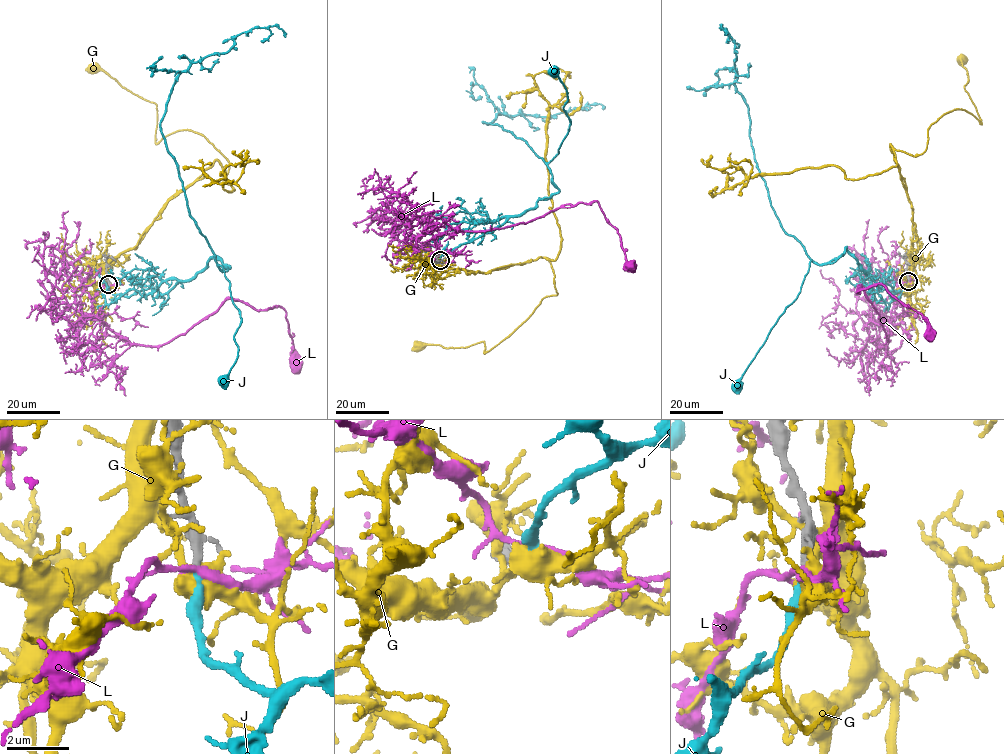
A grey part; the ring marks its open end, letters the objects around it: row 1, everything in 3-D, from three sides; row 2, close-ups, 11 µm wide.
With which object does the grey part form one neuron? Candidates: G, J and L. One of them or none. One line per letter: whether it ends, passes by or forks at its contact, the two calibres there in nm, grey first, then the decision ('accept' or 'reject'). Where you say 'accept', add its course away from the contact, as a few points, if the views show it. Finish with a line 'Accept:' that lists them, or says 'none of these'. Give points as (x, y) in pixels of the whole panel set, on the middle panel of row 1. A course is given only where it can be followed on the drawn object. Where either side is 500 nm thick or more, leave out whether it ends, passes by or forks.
G: it forks; calibres 240 and 440 nm; reject
J: it ends; calibres 240 and 260 nm; accept; course (439, 260), (559, 191), (547, 163), (570, 125), (563, 109), (568, 93), (553, 71)
L: it passes by; calibres 240 and 200 nm; reject
Accept: J

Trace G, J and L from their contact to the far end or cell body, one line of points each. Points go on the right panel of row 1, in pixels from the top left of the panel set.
G: (908, 281), (912, 208), (890, 144), (921, 155), (927, 129), (953, 110), (981, 123), (964, 87), (962, 59)
J: (908, 281), (897, 293), (885, 282), (879, 287), (846, 249), (831, 263), (809, 262), (800, 292), (736, 386)
L: (908, 281), (887, 326), (888, 340), (860, 286), (857, 292), (880, 283), (927, 319), (930, 334)

